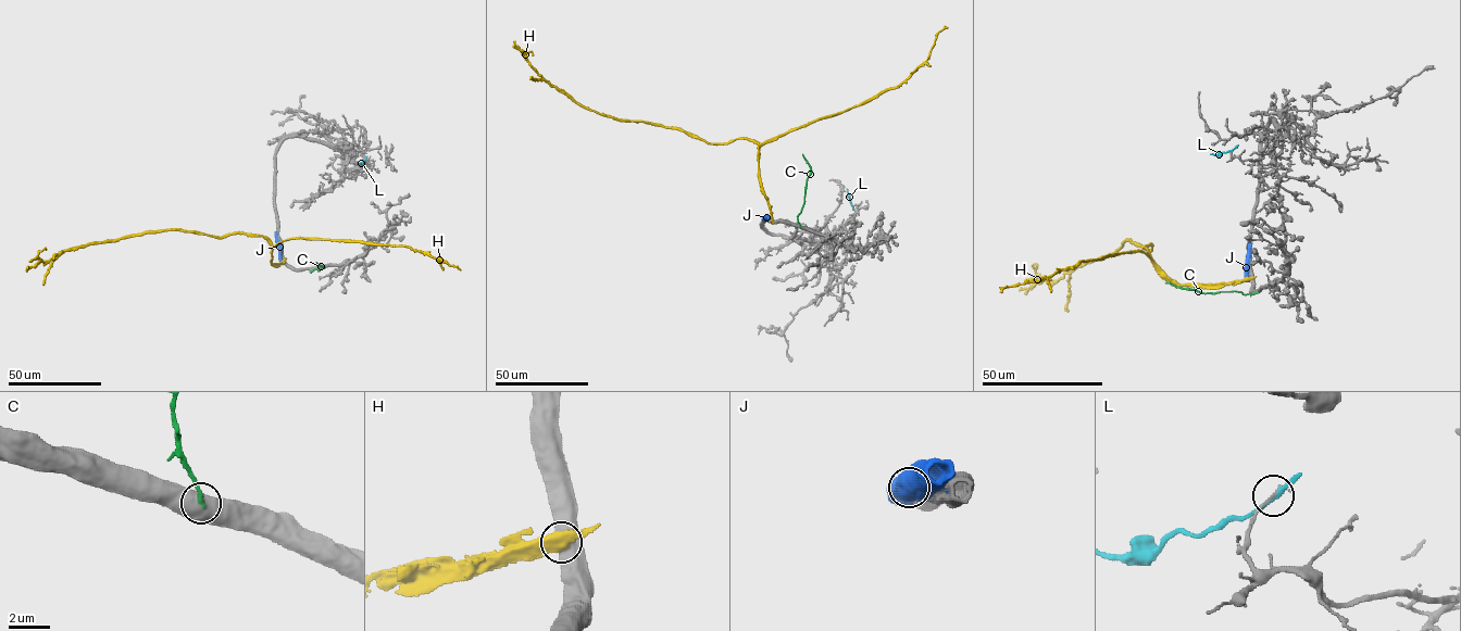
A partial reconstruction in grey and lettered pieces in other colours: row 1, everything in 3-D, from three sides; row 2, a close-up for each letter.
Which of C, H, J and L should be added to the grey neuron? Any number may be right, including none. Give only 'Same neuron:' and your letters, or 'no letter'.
Same neuron: no letter

